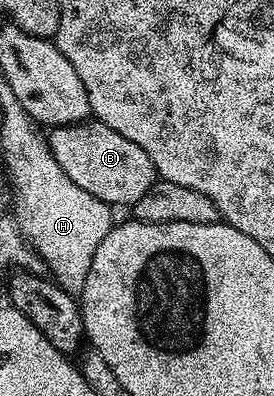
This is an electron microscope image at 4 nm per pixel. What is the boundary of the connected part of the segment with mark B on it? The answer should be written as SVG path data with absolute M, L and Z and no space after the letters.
M88 119L78 121L76 125L60 125L52 128L46 139L53 151L53 159L61 163L61 171L65 171L81 191L89 191L89 195L112 207L133 207L157 179L149 155L137 143L130 142L100 121Z

